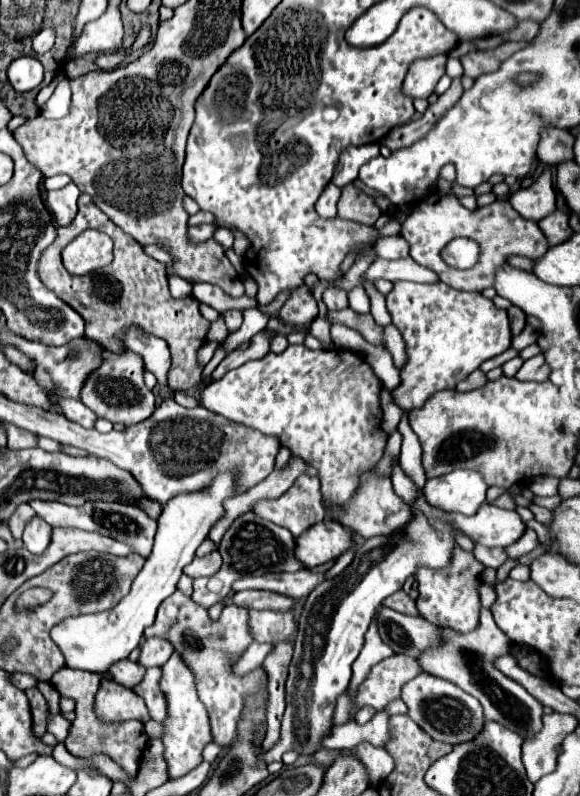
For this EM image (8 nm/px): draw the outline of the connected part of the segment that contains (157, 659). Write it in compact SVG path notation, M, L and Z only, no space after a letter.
M146 638L140 646L140 658L138 664L142 664L144 668L160 668L168 662L168 658L172 656L172 644L162 640L162 638Z

